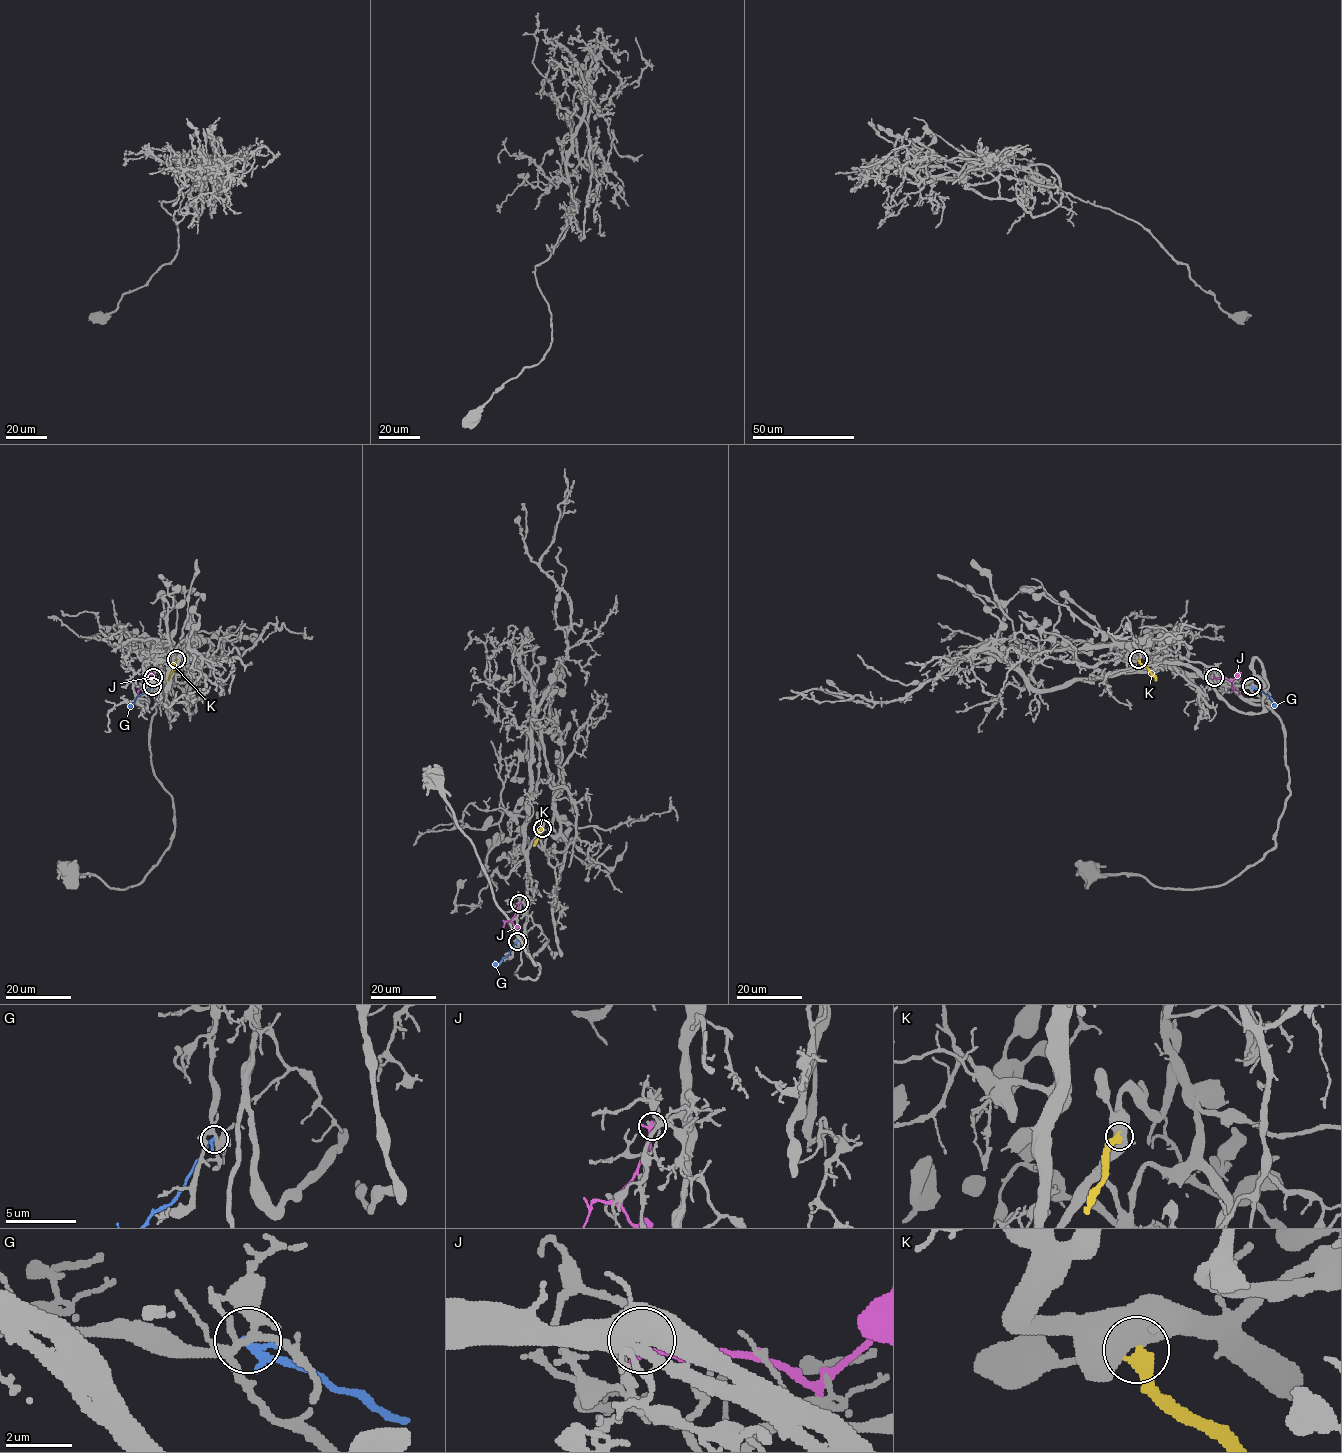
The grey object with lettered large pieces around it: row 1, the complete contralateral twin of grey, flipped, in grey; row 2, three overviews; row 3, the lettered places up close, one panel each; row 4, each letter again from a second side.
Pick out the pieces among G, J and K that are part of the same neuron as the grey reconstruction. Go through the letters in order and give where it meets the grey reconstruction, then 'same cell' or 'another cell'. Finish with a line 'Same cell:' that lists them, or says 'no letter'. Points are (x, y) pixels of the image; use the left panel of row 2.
G: contact (152, 686); another cell
J: contact (153, 677); another cell
K: contact (176, 659); another cell
Same cell: no letter

